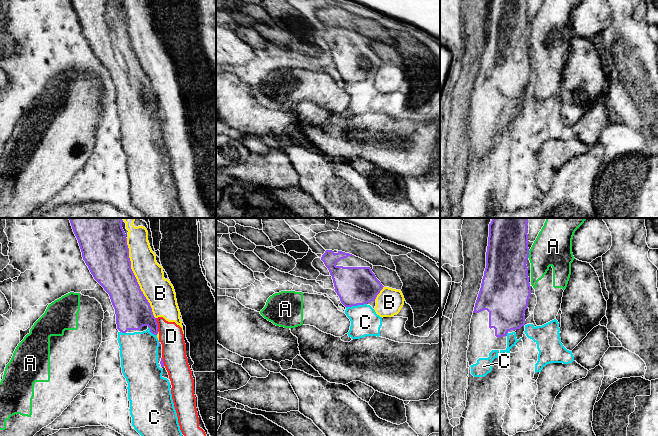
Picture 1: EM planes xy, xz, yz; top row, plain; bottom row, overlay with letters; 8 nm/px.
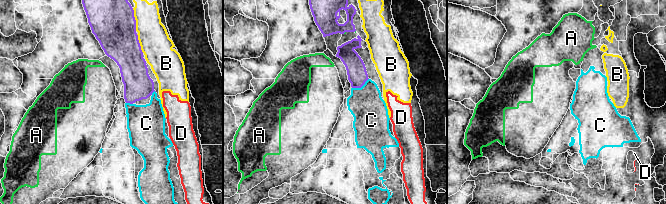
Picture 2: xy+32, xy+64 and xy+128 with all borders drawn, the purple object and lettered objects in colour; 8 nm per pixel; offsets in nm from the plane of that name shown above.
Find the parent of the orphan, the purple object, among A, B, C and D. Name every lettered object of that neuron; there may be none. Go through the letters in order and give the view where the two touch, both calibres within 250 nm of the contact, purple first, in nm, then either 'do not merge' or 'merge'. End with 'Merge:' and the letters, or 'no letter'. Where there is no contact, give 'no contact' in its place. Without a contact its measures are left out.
A: yz | 360/300 nm | do not merge
B: xy | 340/240 nm | do not merge
C: xz | 300/220 nm | merge
D: xy | 280/200 nm | do not merge
Merge: C

